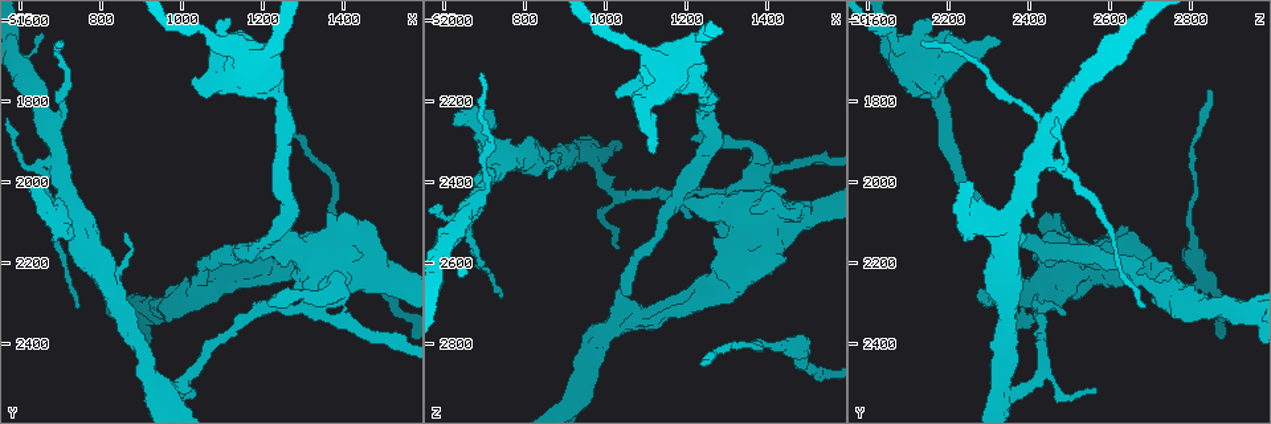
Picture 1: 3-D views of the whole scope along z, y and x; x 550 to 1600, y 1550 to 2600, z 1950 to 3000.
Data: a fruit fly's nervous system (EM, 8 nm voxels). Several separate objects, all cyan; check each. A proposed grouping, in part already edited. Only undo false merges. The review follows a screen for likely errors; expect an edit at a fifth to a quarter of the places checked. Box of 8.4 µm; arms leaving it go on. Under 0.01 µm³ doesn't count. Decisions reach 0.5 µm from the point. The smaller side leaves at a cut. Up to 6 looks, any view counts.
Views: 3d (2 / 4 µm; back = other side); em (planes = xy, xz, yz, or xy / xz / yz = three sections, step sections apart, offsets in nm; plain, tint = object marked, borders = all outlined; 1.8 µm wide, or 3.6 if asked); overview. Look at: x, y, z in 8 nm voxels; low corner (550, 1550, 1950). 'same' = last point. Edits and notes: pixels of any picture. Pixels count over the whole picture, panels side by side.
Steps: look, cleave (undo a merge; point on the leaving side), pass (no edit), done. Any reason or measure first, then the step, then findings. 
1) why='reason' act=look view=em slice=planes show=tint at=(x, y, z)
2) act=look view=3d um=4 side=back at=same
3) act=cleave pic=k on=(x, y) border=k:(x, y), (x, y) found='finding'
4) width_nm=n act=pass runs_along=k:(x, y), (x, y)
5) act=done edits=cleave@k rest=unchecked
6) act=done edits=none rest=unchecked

why='side arm on a straight run' act=look view=em slice=yz step=4 show=tint at=(1190, 2175, 2450)

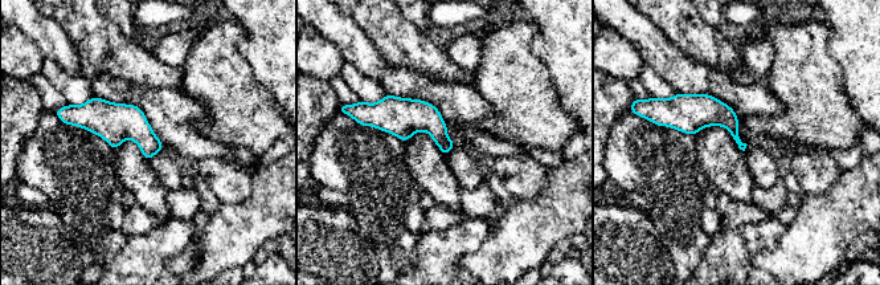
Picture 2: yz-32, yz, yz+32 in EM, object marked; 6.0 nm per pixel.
why='cut it another way' act=look view=em slice=planes show=borders at=same

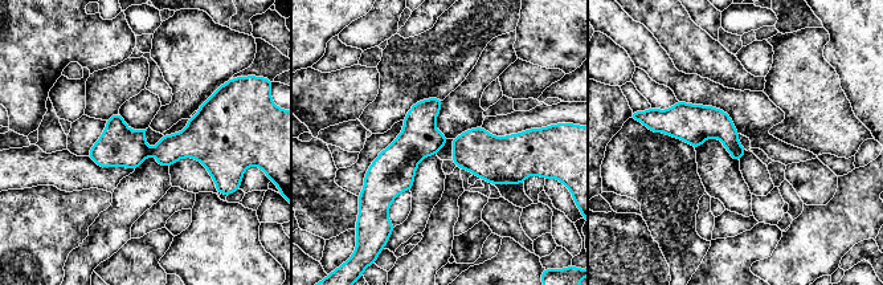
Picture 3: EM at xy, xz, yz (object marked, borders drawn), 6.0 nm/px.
width_nm=160 act=pass runs_along=3:(223, 138), (93, 155) found='all the same neuron'

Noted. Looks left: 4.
why='thick turns thin' act=look view=em slice=xy step=8 show=tint at=(1425, 2155, 2805)

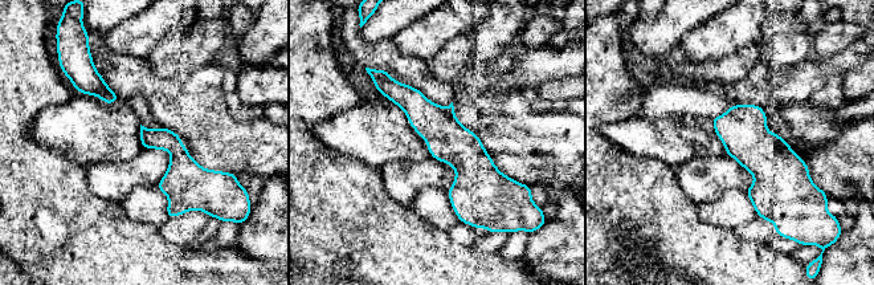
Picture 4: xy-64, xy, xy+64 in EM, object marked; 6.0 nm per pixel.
act=look view=em slice=planes show=tint at=same

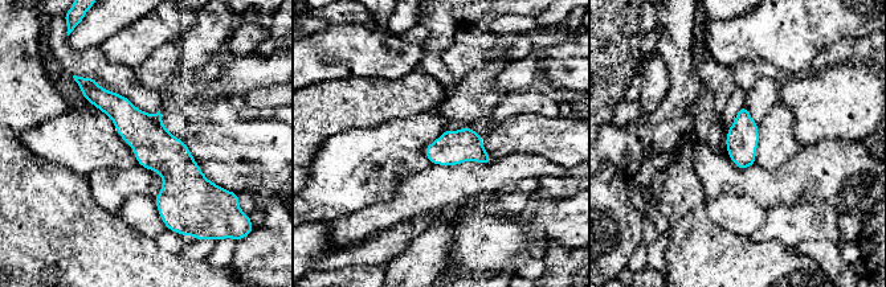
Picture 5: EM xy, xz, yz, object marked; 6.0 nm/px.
width_nm=190 act=pass runs_along=5:(94, 85), (172, 164), (172, 220) found='one neuron here'

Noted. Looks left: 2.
why='four or more arms meet' act=look view=em slice=planes show=tint at=(985, 2520, 2360)

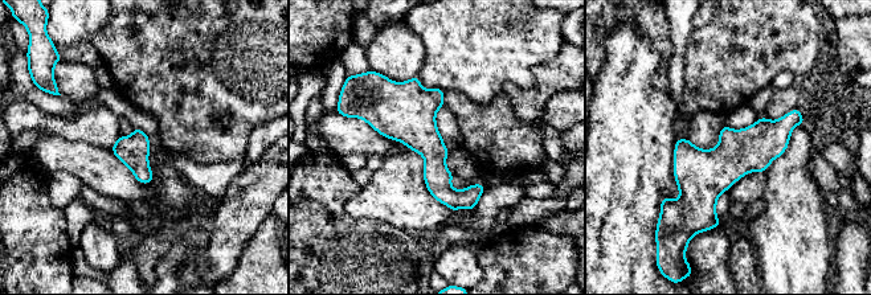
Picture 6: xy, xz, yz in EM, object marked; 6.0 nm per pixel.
width_nm=190 act=pass found='one neuron here'

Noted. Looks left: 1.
act=done edits=none rest=unchecked

